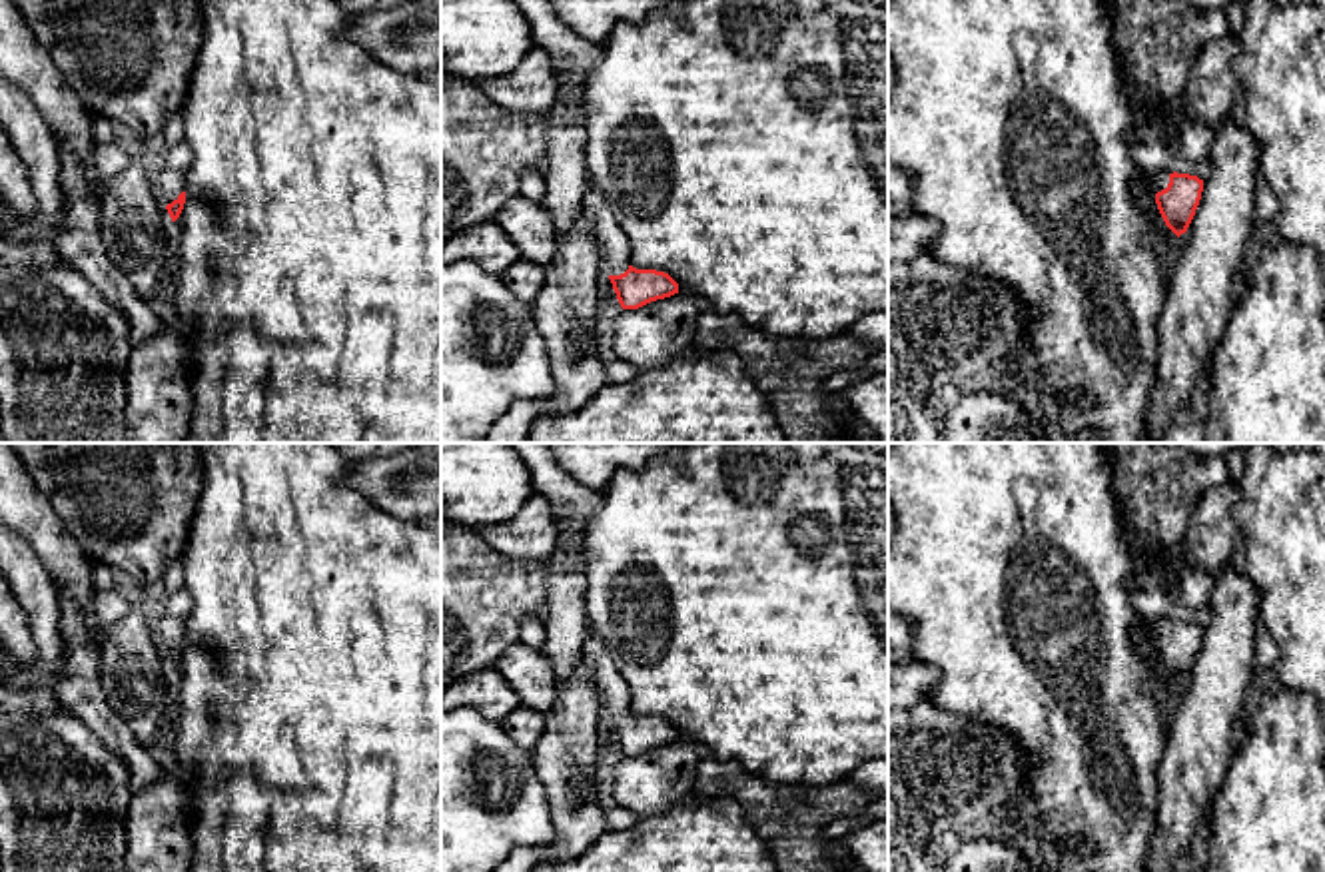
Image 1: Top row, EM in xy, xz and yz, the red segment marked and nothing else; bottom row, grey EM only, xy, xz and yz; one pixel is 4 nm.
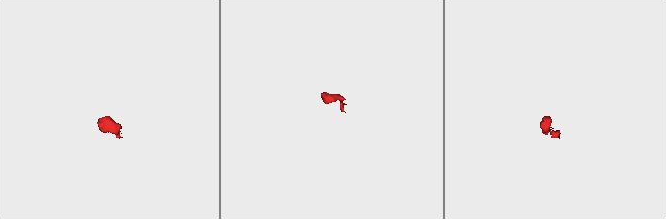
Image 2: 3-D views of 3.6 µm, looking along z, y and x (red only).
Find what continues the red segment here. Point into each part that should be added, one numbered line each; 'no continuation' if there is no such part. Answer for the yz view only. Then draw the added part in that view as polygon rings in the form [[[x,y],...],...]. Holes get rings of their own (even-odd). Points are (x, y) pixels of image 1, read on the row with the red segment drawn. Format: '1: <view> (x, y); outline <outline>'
1: yz (1156, 182); outline [[[1141,170],[1141,180],[1139,180],[1139,186],[1137,186],[1137,192],[1139,194],[1157,194],[1161,190],[1165,190],[1169,184],[1169,174],[1165,172],[1155,172],[1155,174],[1147,174],[1145,170]]]

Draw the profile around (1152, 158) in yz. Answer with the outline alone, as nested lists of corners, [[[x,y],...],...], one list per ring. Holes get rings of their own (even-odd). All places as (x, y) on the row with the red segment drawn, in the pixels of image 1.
[[[1133,144],[1131,160],[1139,170],[1149,174],[1165,172],[1165,174],[1189,174],[1197,176],[1199,180],[1207,180],[1211,166],[1209,158],[1205,160],[1185,160],[1175,148],[1167,148],[1163,144]]]

